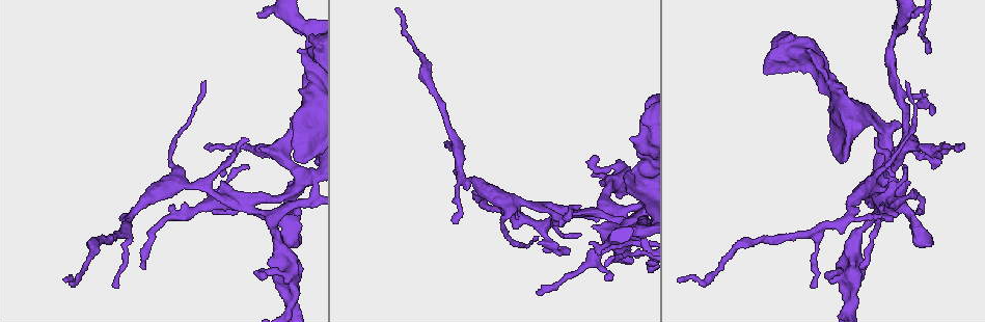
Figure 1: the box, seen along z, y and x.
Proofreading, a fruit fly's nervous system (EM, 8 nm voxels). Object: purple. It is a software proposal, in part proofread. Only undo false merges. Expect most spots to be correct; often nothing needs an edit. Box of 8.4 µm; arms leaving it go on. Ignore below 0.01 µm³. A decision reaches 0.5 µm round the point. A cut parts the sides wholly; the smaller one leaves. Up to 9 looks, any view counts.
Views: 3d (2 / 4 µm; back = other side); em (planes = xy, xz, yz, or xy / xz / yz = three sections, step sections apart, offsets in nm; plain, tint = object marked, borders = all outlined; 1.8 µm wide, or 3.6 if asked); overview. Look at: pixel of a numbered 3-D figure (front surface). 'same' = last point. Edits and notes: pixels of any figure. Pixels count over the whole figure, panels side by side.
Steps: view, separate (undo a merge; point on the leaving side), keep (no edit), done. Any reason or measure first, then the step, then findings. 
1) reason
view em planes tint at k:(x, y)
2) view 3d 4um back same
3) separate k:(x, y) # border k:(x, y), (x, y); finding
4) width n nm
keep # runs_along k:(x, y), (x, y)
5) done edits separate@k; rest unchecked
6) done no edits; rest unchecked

sudden change in width
view em 3.6um planes borders at 1:(638, 227)

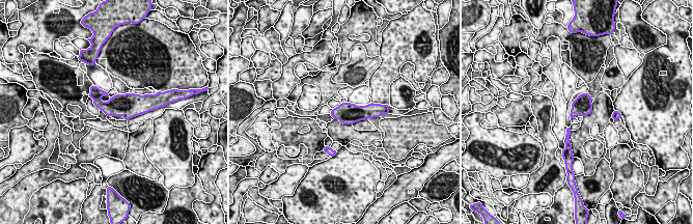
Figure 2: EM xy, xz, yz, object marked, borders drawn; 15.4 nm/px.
keep # one neuron here

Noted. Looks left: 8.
closes a loop
view 3d 2um back at 1:(304, 180)

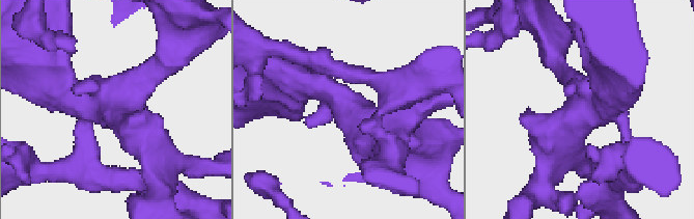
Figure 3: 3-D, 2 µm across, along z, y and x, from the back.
view em planes tint at 3:(118, 113)

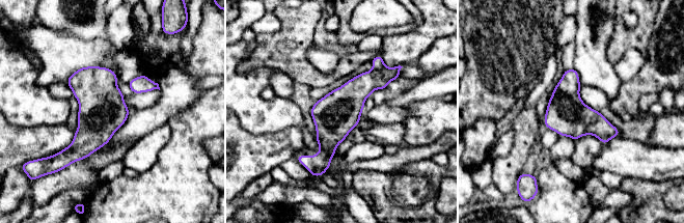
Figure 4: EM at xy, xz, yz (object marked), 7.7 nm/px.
separate 4:(377, 62) # border 4:(384, 65), (374, 70); a second neuron is stuck on

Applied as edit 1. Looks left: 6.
a narrow waist
view em 3.6um planes tint at 1:(148, 244)

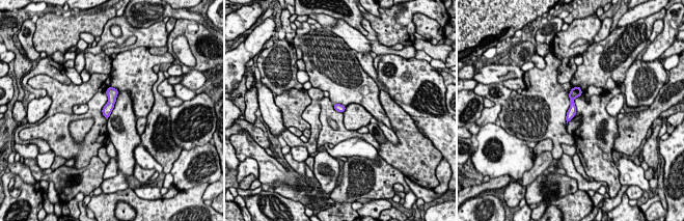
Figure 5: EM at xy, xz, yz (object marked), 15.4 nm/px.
keep # runs_along 5:(577, 89), (572, 95), (569, 116); all the same neuron

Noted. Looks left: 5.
three arms meet
view em planes tint at 1:(542, 226)

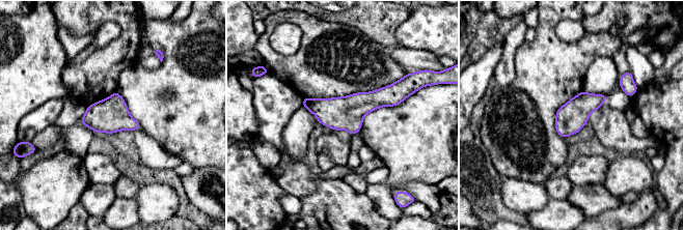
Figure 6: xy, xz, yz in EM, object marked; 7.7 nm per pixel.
keep # runs_along 6:(401, 94), (356, 106), (305, 104); continuous, no second neuron

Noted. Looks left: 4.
done edits separate@4; rest unchecked

